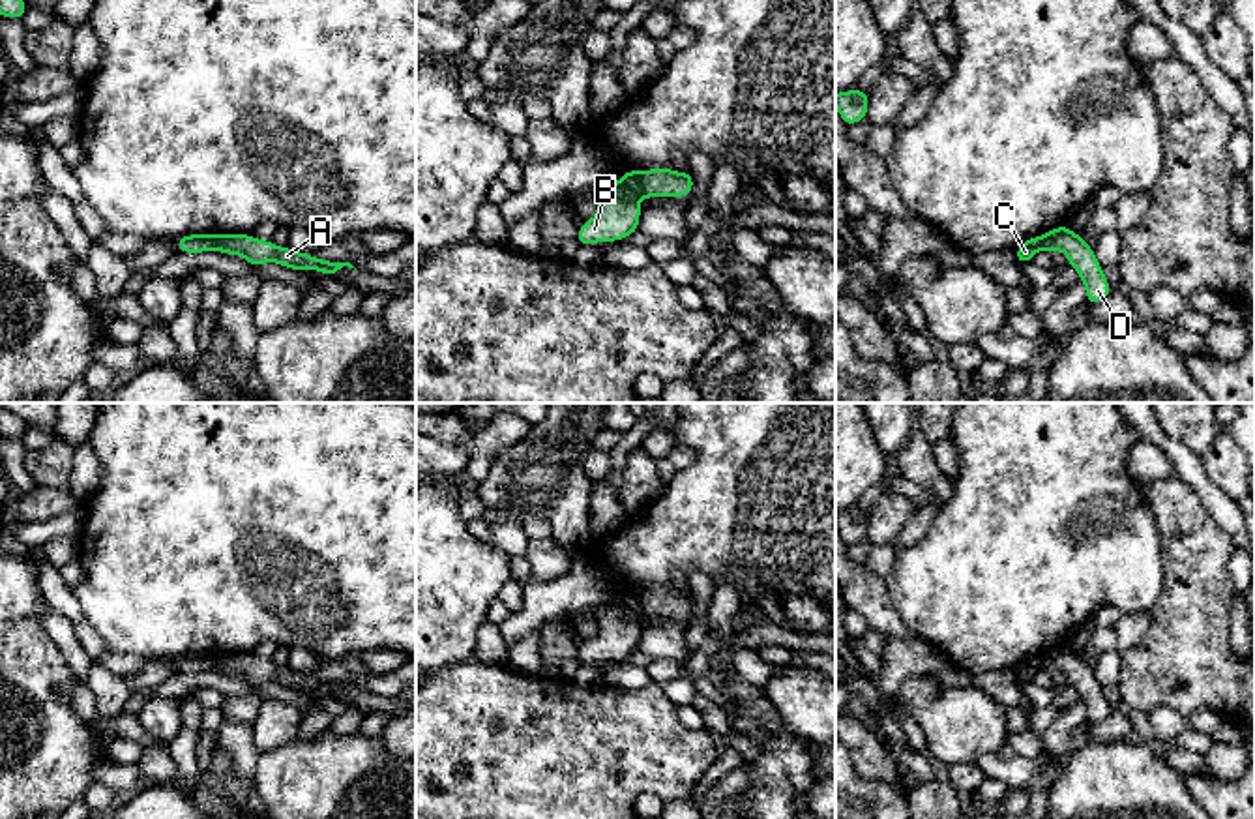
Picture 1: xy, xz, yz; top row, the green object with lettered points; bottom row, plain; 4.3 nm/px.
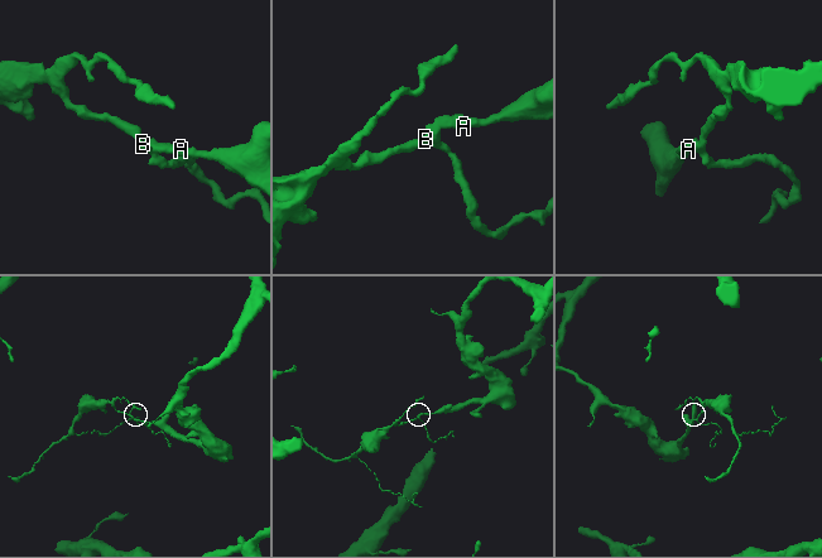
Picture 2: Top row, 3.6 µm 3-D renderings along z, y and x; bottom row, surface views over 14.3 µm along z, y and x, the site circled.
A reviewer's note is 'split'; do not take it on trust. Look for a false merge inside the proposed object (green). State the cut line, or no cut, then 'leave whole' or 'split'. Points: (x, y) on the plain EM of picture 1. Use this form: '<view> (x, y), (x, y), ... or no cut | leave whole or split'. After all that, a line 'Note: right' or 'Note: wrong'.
xz (619, 602), (639, 617) | split
Note: right

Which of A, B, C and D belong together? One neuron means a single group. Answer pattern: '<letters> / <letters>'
A C / B D

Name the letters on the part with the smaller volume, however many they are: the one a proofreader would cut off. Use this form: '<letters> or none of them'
B, D

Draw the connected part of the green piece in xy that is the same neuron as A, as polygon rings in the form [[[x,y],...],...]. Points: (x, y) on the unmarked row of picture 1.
[[[215,654],[214,669],[227,675],[240,675],[253,686],[277,682],[290,690],[317,690],[335,697],[343,686],[354,688],[350,682],[332,682],[317,678],[309,673],[300,673],[288,665],[279,667],[272,660],[258,660],[251,654]]]

